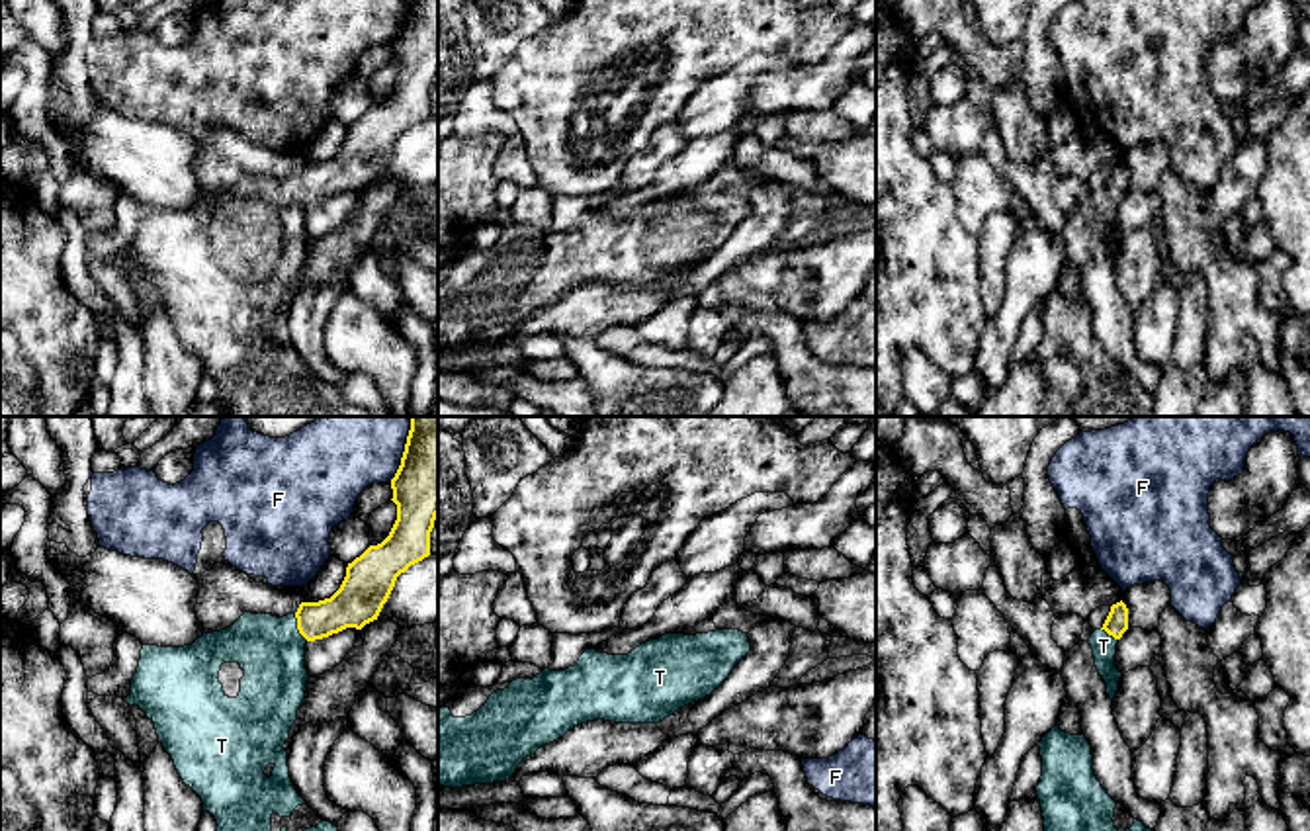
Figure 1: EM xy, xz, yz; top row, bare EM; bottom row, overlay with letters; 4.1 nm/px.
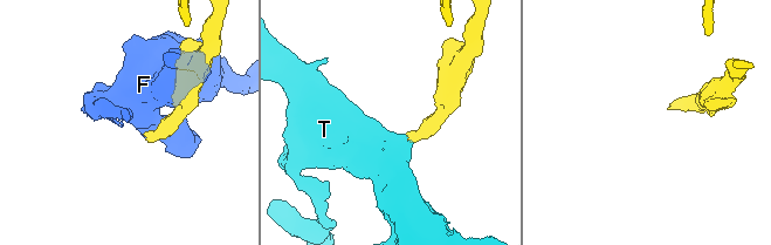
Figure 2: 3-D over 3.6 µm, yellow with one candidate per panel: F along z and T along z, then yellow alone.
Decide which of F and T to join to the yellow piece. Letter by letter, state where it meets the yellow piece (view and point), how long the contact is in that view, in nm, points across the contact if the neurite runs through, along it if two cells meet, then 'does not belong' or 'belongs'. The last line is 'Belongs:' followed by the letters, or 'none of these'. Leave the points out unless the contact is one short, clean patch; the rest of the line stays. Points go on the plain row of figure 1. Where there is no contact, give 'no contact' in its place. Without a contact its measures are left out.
F: xy (401, 22) | 200 nm | does not belong
T: xy (298, 190) | 130 nm | across xy (352, 167), (298, 190), (270, 212) | belongs
Belongs: T

